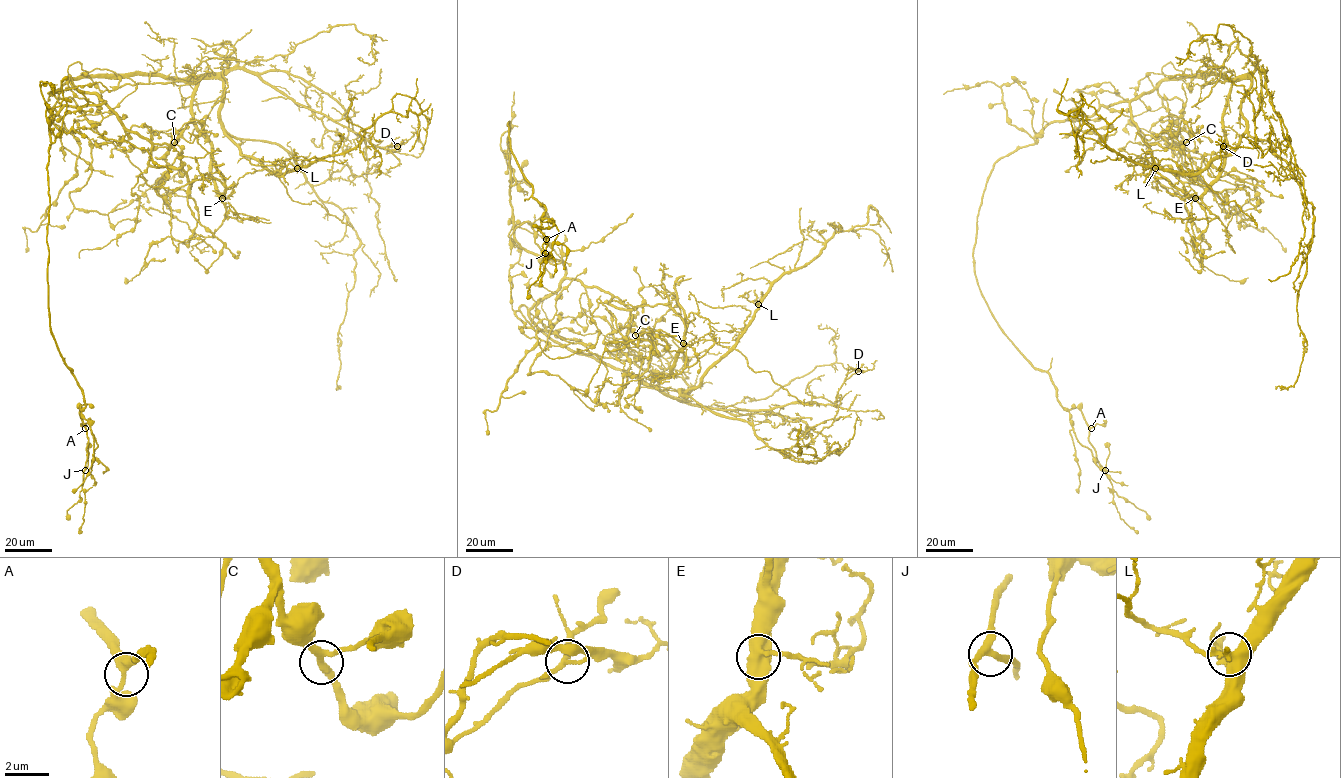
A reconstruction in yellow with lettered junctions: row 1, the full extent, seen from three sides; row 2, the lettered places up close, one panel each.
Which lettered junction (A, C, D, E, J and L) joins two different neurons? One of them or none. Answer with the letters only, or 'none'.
D

